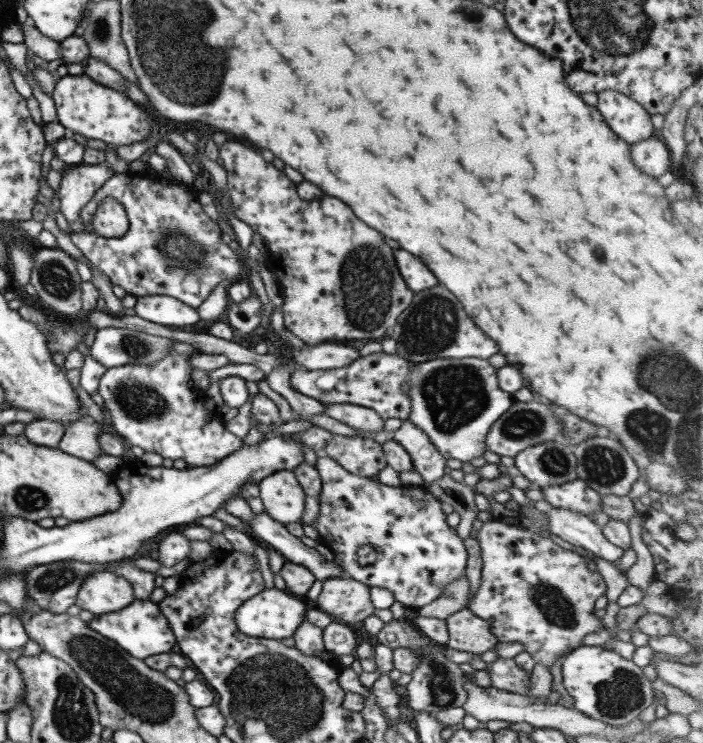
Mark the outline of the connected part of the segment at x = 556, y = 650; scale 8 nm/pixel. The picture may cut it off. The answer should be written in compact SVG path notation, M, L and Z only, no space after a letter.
M500 520L484 523L476 539L482 554L482 578L478 592L466 607L490 624L490 630L499 642L520 642L536 663L551 668L558 658L584 644L586 634L604 628L601 619L594 614L594 604L605 595L607 585L599 571L588 568L586 557L536 532Z

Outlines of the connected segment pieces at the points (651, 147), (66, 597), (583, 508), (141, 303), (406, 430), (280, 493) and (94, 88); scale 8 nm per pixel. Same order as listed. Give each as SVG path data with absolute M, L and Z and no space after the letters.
M656 135L631 144L632 162L644 174L658 178L671 170L671 156L668 147Z
M70 560L68 562L50 562L36 566L26 573L25 588L27 596L36 601L41 608L50 610L52 614L66 613L70 606L75 604L80 586L83 581L94 571L110 570L112 562L106 564L92 564L92 562L78 562Z
M574 480L560 486L541 488L543 500L556 508L592 516L601 510L601 495L586 485L584 480Z
M162 294L137 297L134 309L140 318L171 328L190 327L201 319L195 308Z
M409 419L404 420L400 428L393 432L393 439L408 452L413 470L422 475L426 484L437 482L445 476L447 460L431 444L430 438Z
M278 470L258 485L264 511L277 522L289 525L301 522L305 496L292 471Z
M86 74L57 77L52 100L56 103L58 123L67 128L69 134L76 132L92 140L102 140L115 148L120 144L142 142L150 134L150 122L141 106L124 96L124 92L120 94Z

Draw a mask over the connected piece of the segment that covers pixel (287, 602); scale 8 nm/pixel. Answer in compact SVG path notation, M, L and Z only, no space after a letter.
M275 587L262 590L247 602L244 602L234 613L236 626L242 634L256 638L274 639L294 636L298 625L306 619L306 606L303 602L287 591L277 590Z

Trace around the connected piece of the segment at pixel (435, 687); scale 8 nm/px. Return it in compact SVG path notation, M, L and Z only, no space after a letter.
M402 617L400 619L392 619L385 623L384 627L376 635L380 644L386 644L393 651L396 648L408 648L410 652L414 652L416 656L420 656L420 663L414 671L412 671L412 679L406 685L406 694L408 694L408 706L416 711L442 712L448 708L464 707L467 694L464 689L466 682L466 673L460 669L460 665L452 659L448 659L444 655L444 651L440 651L443 645L438 644L425 635L414 625L413 618Z

